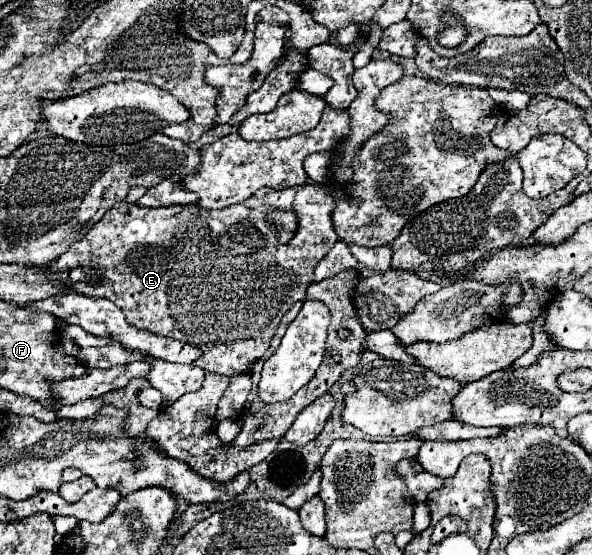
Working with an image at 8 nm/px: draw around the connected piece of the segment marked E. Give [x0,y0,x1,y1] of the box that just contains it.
[51,184,337,376]

